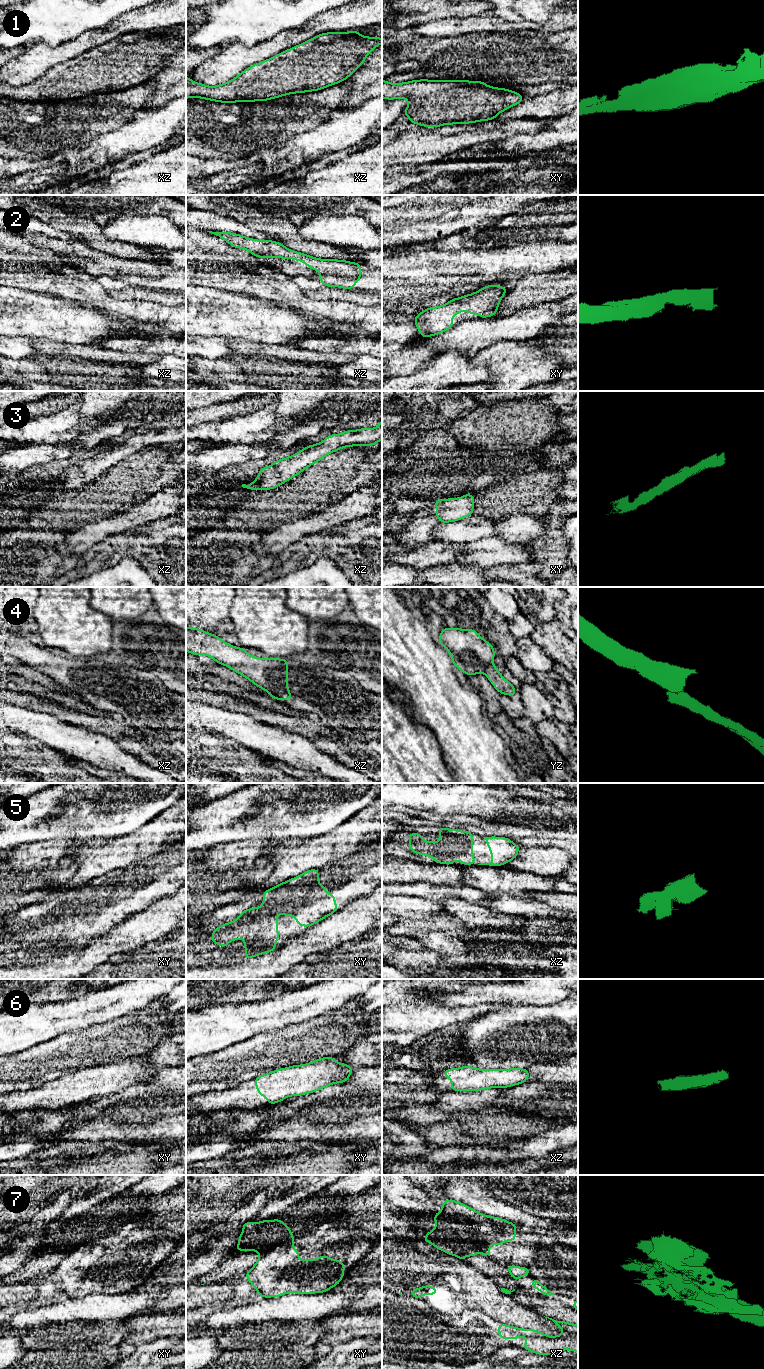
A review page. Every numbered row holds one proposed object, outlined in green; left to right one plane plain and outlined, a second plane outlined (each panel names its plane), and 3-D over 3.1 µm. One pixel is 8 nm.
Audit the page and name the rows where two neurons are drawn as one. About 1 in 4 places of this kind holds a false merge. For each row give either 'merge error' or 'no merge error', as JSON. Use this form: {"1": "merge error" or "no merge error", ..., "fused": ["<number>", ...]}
{"1": "no merge error", "2": "no merge error", "3": "no merge error", "4": "merge error", "5": "no merge error", "6": "no merge error", "7": "merge error", "fused": ["4", "7"]}

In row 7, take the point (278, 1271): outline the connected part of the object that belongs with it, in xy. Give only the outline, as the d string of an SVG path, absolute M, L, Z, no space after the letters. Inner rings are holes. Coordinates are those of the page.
M254 1226L248 1231L242 1231L242 1234L238 1237L238 1246L235 1248L235 1251L257 1251L259 1253L258 1261L244 1277L249 1280L252 1287L254 1286L257 1289L256 1293L262 1298L280 1297L287 1293L325 1293L338 1285L345 1275L345 1263L342 1263L339 1259L330 1259L327 1255L321 1255L318 1259L298 1259L297 1256L301 1251L294 1249L294 1237L274 1245L266 1245L263 1241L263 1234Z

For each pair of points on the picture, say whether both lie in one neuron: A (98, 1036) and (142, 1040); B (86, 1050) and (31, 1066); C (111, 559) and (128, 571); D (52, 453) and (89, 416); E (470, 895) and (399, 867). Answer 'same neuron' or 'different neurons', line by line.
A: same neuron
B: same neuron
C: different neurons
D: different neurons
E: different neurons

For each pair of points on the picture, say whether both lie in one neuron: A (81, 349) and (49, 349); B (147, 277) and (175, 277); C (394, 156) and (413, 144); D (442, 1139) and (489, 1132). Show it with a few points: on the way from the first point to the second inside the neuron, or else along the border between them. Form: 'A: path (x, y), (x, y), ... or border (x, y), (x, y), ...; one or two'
A: path (73, 349), (57, 349); one
B: path (154, 277), (168, 277); one
C: path (399, 152), (408, 149); one
D: path (454, 1132), (477, 1132); one

